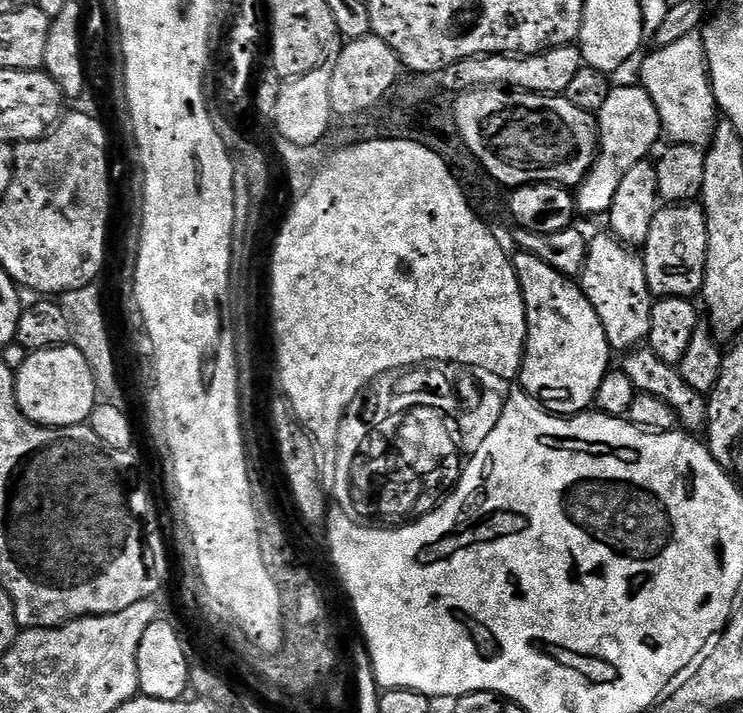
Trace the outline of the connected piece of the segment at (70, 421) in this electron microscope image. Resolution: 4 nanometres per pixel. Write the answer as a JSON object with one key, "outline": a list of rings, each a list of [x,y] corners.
{"outline":[[[75,346],[29,352],[26,362],[14,372],[16,401],[26,418],[43,428],[65,428],[83,424],[96,409],[98,397],[94,374]]]}

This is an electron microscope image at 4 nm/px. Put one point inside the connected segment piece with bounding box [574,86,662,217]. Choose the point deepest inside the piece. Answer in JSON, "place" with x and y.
{"place":[628,124]}

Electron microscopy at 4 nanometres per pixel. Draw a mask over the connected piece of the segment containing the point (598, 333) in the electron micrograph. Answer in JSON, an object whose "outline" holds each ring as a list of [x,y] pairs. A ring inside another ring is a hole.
{"outline":[[[517,251],[512,265],[520,283],[528,333],[518,383],[537,404],[562,417],[579,416],[596,403],[598,385],[610,371],[606,330],[575,279],[558,274],[534,254]]]}

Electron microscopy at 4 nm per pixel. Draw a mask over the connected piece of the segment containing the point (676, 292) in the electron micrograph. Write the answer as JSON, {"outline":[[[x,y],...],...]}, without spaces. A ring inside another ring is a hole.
{"outline":[[[697,203],[660,206],[650,222],[650,234],[646,234],[646,242],[642,246],[646,282],[653,297],[699,297],[706,271],[706,248],[706,214]]]}

